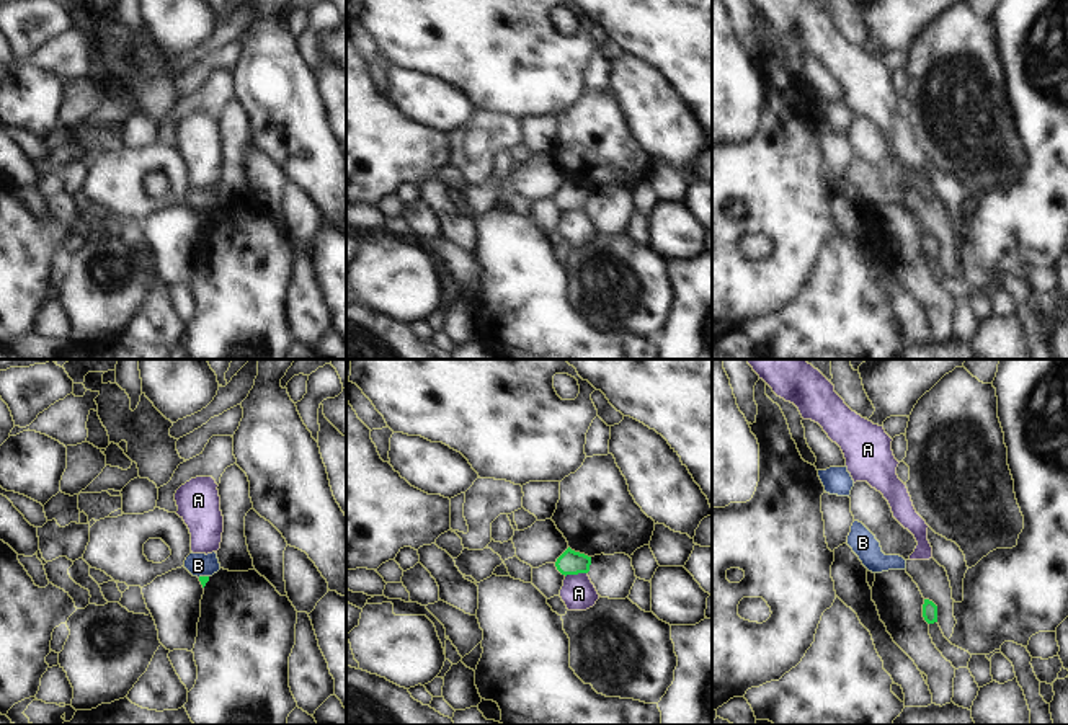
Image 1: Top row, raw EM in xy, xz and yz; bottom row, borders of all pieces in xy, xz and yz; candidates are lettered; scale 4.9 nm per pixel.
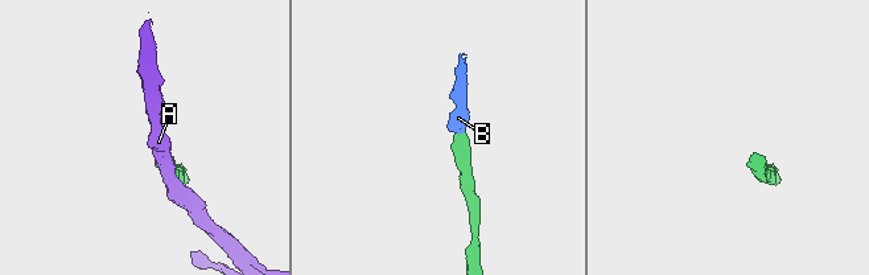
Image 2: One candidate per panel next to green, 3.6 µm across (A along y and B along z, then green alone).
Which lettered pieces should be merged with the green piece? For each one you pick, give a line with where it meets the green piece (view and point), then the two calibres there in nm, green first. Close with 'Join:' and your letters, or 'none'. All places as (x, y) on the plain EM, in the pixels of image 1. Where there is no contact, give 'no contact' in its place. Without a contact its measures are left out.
Join: none

